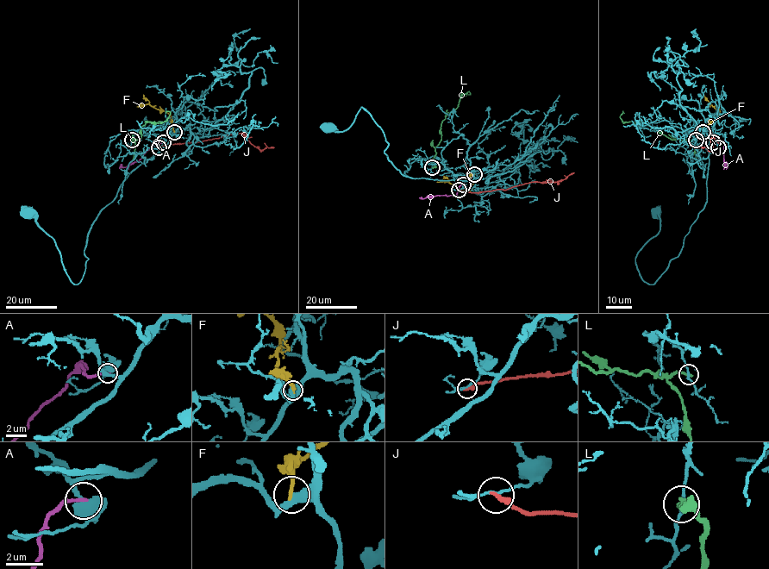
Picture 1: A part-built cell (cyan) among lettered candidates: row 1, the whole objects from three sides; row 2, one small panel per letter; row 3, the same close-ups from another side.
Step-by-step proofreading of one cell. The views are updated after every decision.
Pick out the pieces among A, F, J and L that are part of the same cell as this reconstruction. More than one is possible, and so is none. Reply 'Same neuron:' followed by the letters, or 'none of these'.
Same neuron: none of these

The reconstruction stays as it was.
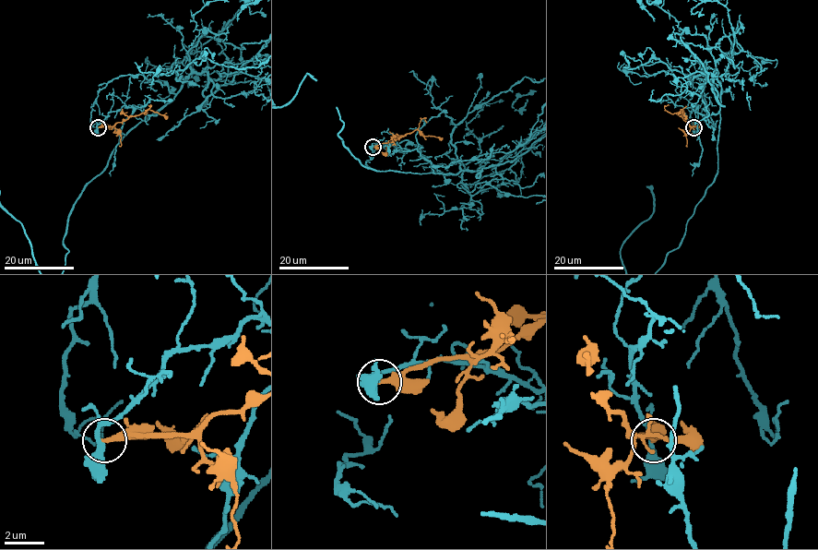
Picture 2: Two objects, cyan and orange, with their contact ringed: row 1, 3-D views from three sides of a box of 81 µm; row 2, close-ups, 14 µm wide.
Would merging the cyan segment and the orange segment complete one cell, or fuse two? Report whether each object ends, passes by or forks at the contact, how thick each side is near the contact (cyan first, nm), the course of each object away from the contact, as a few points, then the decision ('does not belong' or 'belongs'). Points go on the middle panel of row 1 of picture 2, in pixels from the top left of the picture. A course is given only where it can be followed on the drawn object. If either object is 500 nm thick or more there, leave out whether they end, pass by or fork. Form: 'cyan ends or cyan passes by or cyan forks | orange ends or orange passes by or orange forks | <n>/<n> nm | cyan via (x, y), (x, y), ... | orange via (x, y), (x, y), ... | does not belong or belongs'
cyan forks | orange ends | 240/320 nm | cyan via (373, 147), (414, 149), (432, 172), (366, 168), (337, 136), (335, 102), (307, 74), (283, 106) | orange via (373, 147), (395, 141), (416, 129), (424, 136), (443, 137) | does not belong

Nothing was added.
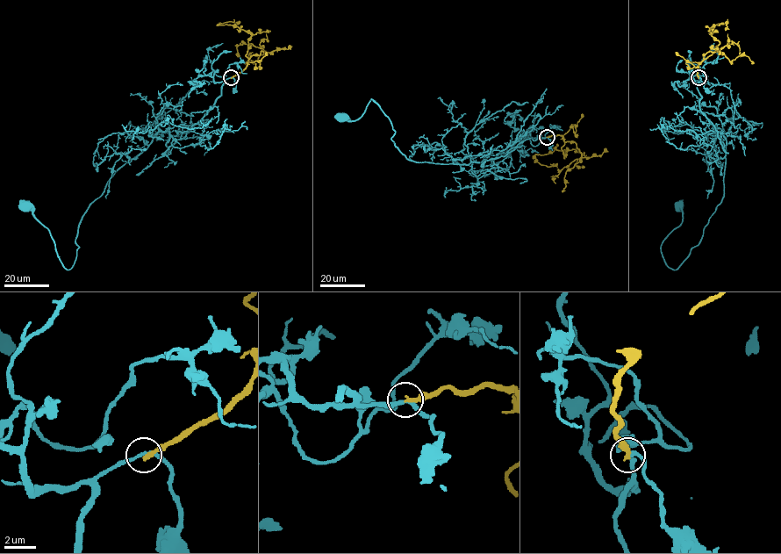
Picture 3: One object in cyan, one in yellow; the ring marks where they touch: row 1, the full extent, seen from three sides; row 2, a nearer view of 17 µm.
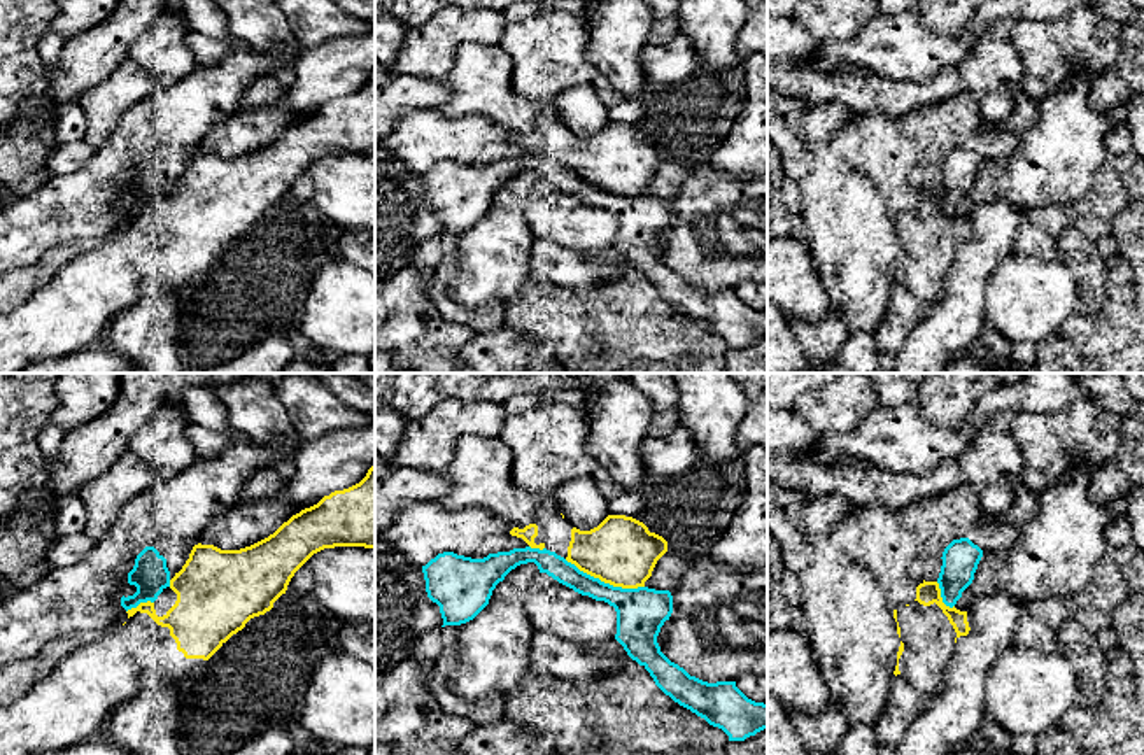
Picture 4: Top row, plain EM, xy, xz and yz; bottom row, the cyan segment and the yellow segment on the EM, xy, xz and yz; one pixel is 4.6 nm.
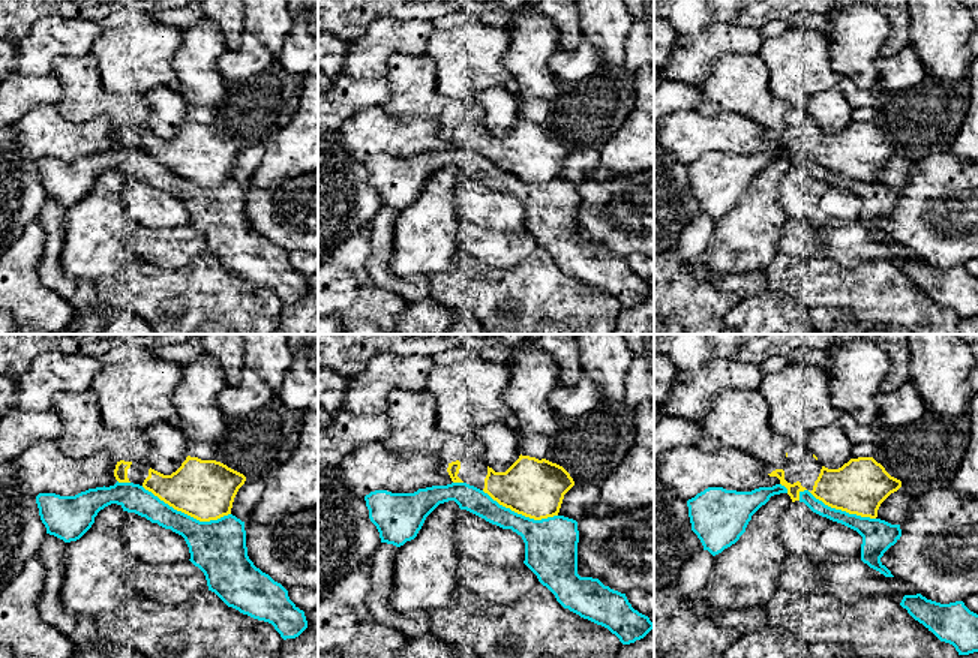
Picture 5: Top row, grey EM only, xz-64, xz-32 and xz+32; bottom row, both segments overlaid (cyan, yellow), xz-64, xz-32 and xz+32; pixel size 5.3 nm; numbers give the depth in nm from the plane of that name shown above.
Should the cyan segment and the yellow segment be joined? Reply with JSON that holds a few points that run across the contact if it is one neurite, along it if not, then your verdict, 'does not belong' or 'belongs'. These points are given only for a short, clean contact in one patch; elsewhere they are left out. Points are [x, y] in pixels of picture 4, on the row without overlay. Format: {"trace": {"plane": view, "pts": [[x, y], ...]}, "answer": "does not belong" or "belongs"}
{"answer": "does not belong"}

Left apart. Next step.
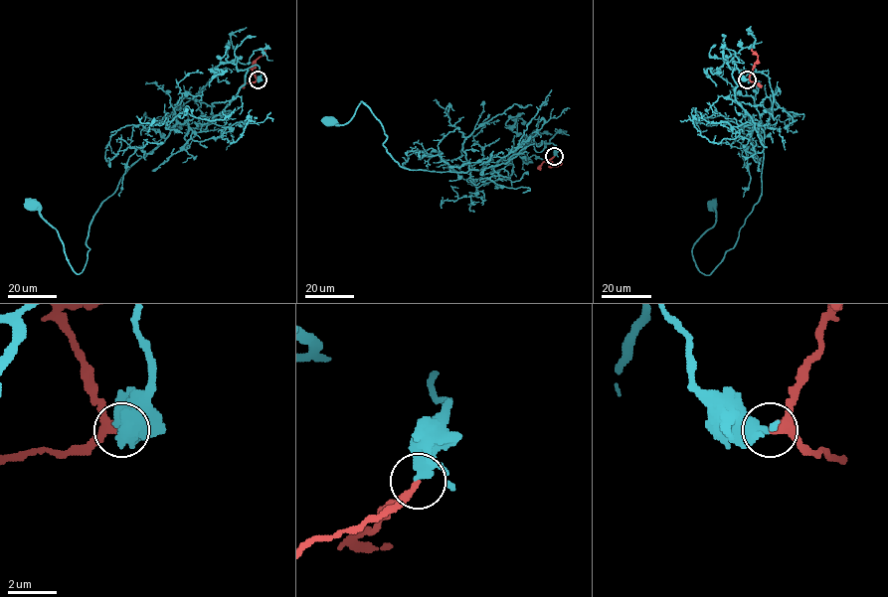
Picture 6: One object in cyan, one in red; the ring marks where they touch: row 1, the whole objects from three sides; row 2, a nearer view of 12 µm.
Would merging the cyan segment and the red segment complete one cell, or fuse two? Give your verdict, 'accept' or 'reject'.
accept

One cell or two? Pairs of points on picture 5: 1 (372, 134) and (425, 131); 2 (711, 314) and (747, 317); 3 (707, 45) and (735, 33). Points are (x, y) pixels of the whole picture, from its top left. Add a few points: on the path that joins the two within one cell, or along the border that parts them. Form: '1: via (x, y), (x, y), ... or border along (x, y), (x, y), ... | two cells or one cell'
1: via (386, 134), (411, 134) | one cell
2: border along (743, 300), (723, 318) | two cells
3: via (714, 41), (728, 39) | one cell

